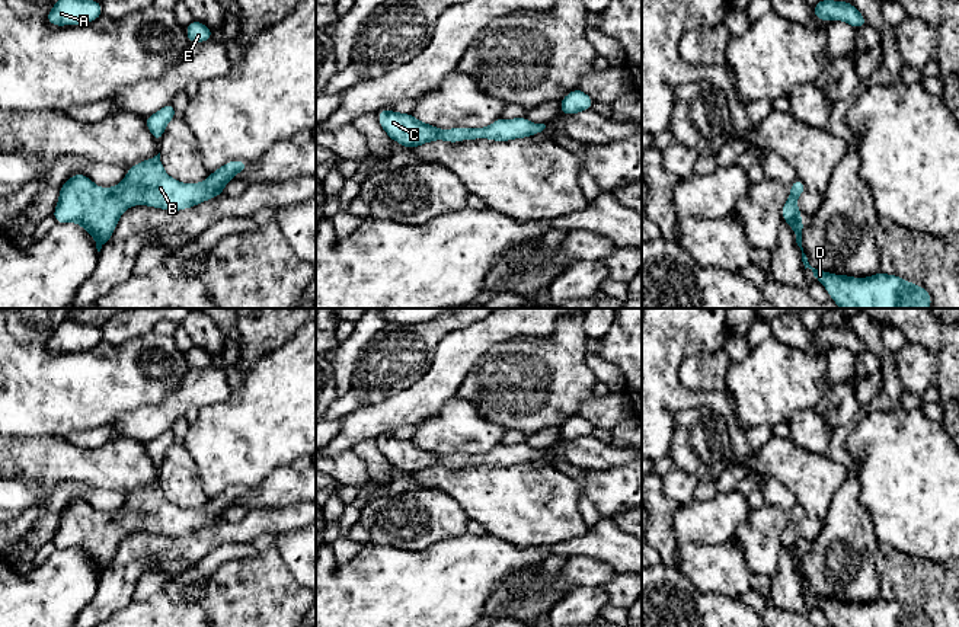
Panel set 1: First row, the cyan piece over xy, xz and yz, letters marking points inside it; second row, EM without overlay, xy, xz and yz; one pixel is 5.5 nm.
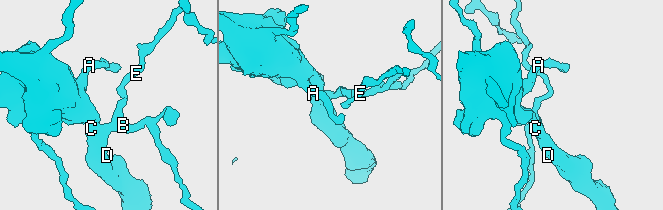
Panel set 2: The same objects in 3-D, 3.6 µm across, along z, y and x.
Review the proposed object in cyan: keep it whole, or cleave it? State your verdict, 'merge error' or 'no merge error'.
no merge error

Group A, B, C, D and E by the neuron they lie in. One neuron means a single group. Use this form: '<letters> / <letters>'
A B C D E

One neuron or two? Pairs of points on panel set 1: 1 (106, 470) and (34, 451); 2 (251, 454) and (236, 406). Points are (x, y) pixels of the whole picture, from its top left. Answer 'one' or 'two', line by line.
1: one
2: one

